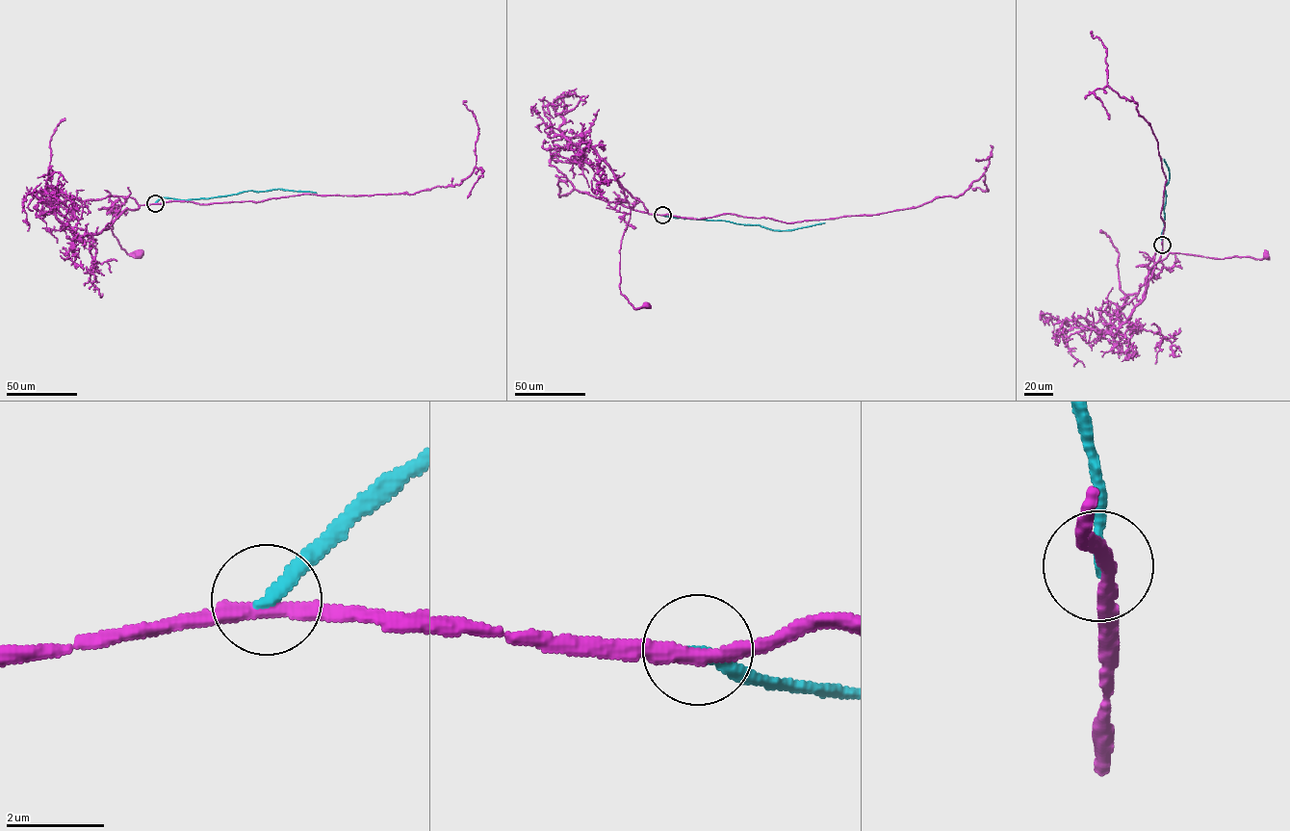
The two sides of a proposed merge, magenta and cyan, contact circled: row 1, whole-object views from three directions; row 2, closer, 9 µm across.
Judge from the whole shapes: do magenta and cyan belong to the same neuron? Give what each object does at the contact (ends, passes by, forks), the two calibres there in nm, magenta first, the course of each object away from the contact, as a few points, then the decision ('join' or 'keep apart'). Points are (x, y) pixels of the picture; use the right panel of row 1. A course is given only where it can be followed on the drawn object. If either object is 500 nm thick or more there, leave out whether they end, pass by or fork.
magenta passes by; cyan ends there; 300 nm thick on the magenta side, 240 nm on the other; magenta runs (1162, 245), (1161, 254), (1156, 252), (1148, 265), (1149, 270), (1170, 253), (1217, 259), (1269, 258), (1266, 255); cyan runs (1162, 245), (1165, 186), (1169, 177), (1164, 159); keep apart

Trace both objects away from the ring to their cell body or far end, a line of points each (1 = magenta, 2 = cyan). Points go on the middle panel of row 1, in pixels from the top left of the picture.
1: (663, 215), (634, 210), (618, 200), (627, 202), (631, 209), (619, 251), (620, 293), (635, 309), (646, 305)
2: (663, 215), (723, 220), (780, 230), (824, 222)

